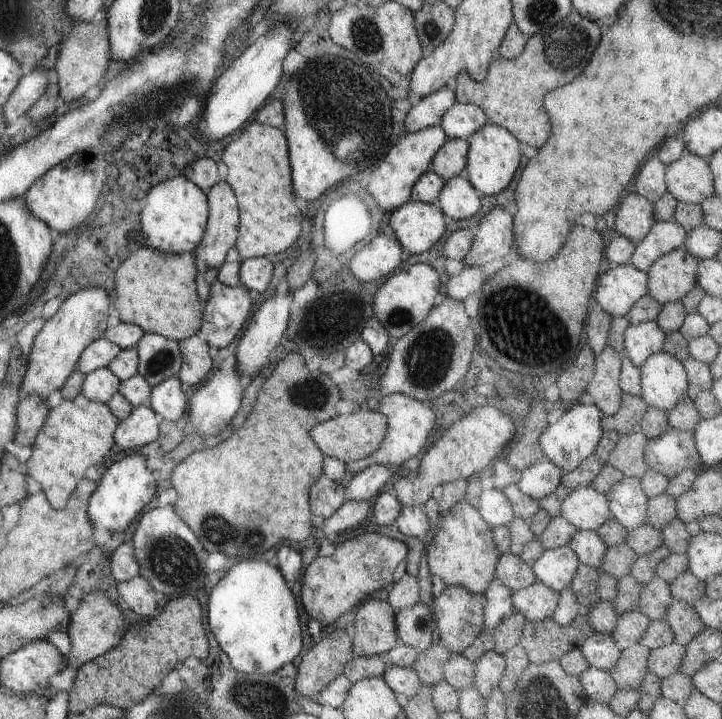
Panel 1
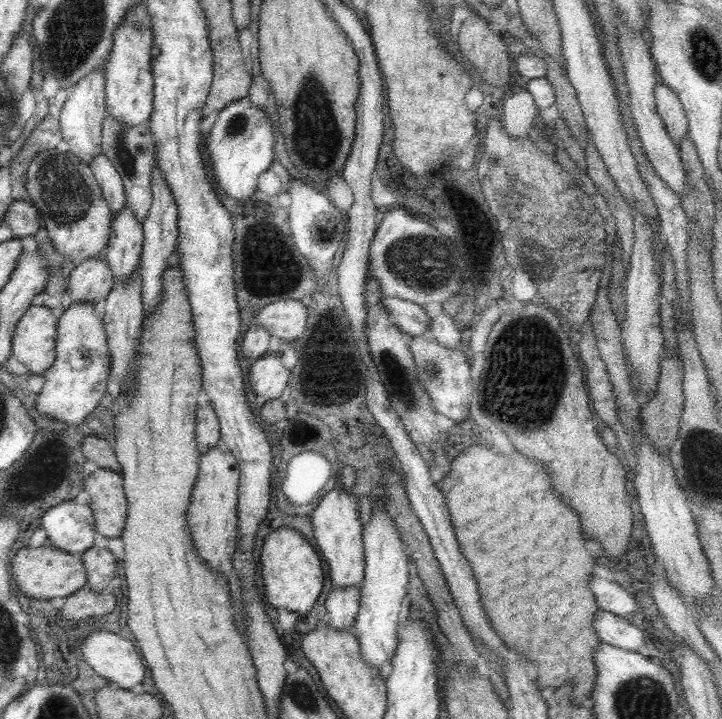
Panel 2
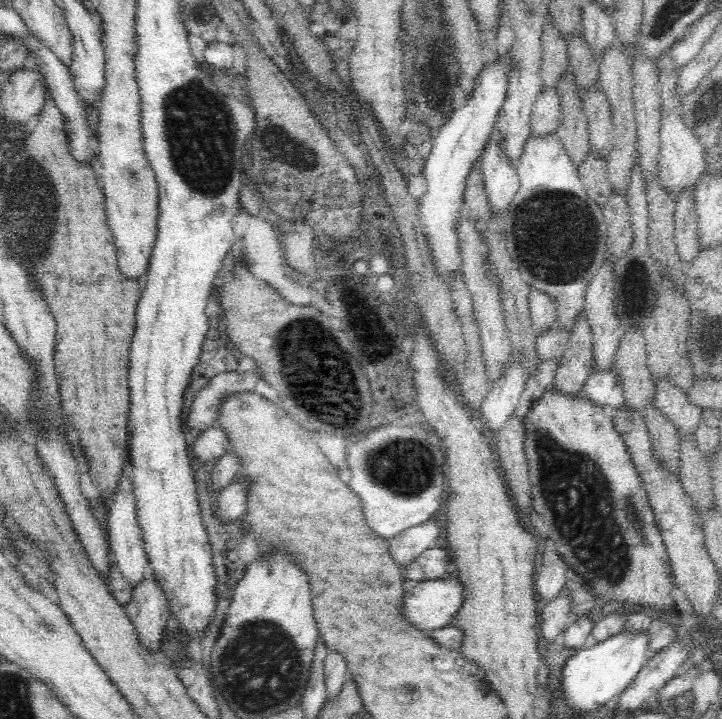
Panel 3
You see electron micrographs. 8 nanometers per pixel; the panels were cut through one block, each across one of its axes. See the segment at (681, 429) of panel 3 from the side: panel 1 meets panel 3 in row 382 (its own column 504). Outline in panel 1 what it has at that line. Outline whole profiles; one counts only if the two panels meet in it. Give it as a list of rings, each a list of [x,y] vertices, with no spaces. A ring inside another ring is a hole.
[[[487,651],[473,662],[473,688],[485,698],[498,686],[505,668],[505,659],[495,651]]]

